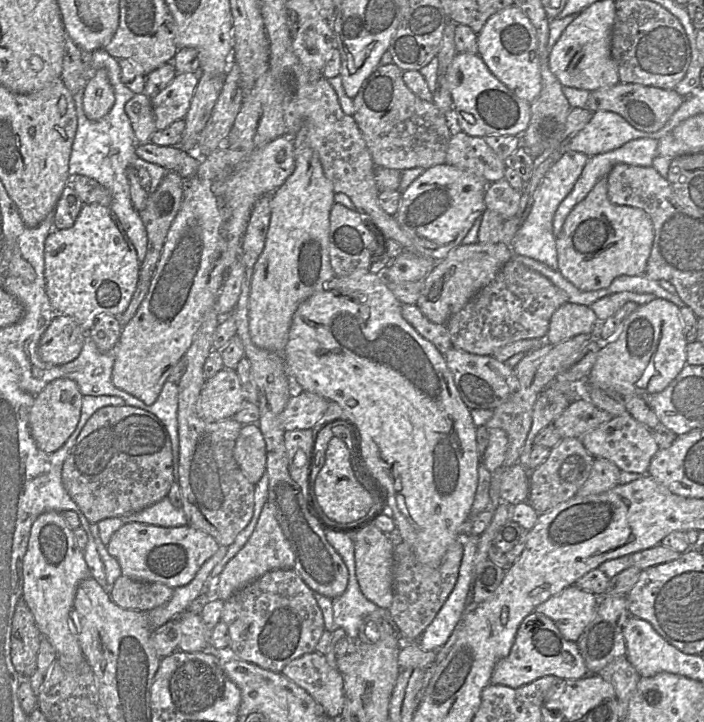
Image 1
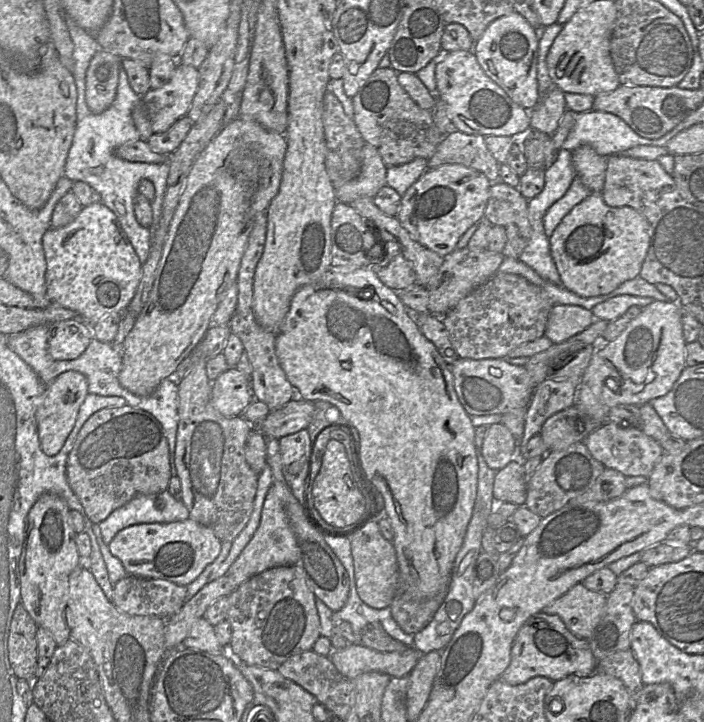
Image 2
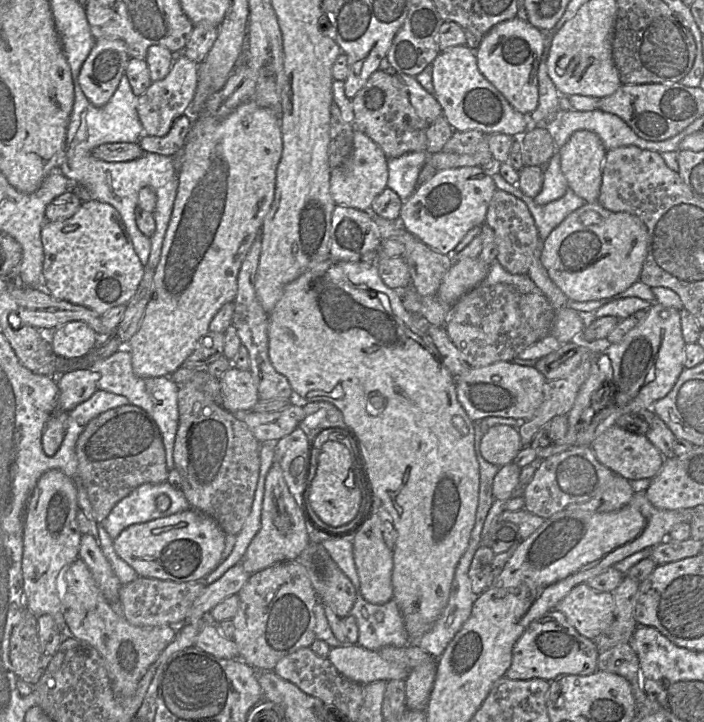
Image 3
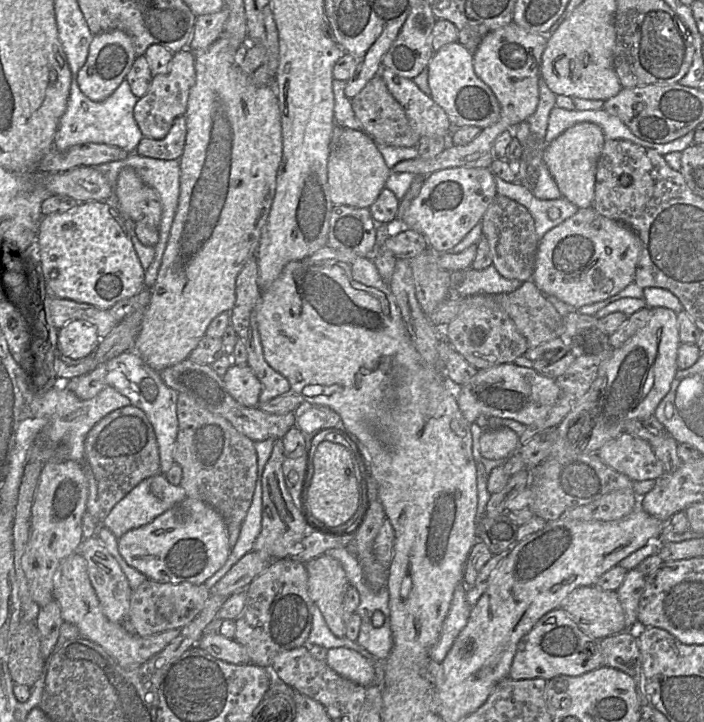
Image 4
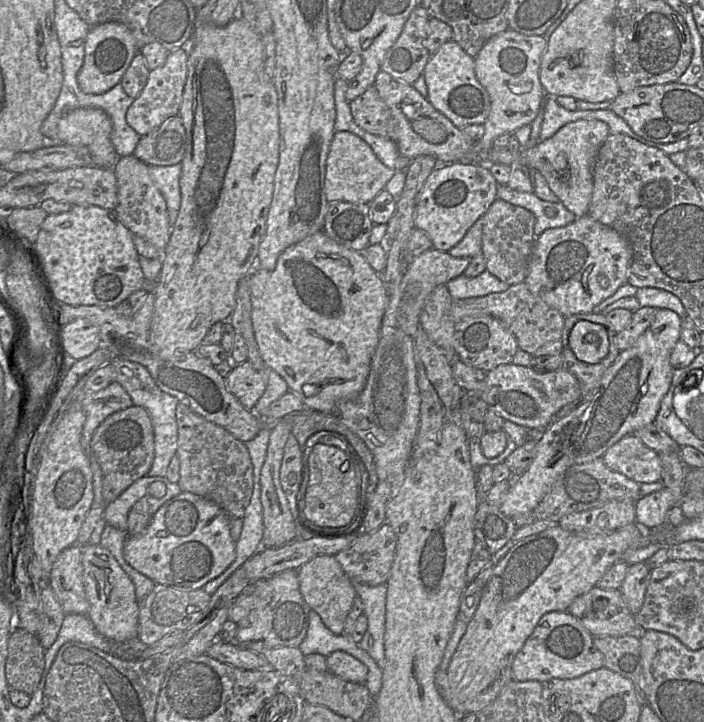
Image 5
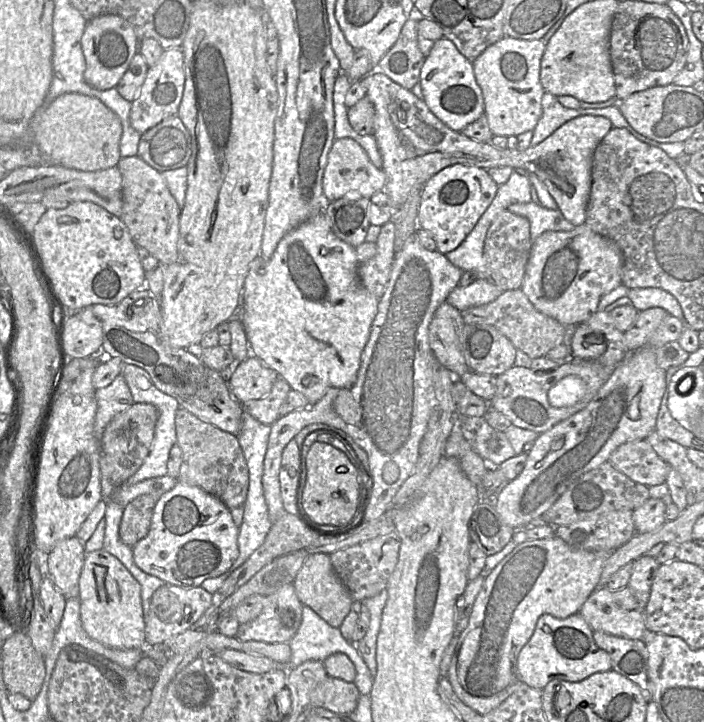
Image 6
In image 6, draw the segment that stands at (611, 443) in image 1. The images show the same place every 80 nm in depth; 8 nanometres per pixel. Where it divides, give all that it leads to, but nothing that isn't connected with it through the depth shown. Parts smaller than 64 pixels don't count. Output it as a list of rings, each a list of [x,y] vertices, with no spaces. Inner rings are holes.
[[[645,439],[621,444],[611,453],[608,462],[631,480],[647,487],[665,483],[671,469]]]

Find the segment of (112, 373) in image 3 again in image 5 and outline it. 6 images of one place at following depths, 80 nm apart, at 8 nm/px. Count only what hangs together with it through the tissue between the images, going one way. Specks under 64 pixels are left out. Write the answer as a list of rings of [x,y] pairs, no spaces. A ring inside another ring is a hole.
[[[111,358],[111,364],[113,365],[113,381],[118,382],[125,389],[133,405],[144,407],[151,418],[154,432],[154,459],[147,475],[164,477],[177,450],[176,406],[179,401],[174,396],[163,392],[155,384],[149,371],[143,365],[119,358]]]

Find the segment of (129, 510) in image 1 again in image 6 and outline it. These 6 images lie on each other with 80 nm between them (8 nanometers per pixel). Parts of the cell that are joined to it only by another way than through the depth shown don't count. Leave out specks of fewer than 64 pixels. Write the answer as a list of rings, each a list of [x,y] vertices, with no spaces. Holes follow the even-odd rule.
[[[134,402],[114,416],[106,426],[99,447],[112,467],[111,482],[115,487],[123,485],[143,464],[151,448],[158,416],[158,409],[154,405]]]

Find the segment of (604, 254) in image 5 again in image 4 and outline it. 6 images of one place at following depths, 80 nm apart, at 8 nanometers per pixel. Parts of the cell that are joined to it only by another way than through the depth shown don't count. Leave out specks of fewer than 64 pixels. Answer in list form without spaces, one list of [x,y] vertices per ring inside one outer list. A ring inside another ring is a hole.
[[[593,207],[579,209],[576,214],[565,220],[560,225],[549,230],[538,242],[535,268],[532,276],[532,281],[536,287],[544,295],[552,295],[561,300],[562,302],[568,304],[574,309],[579,309],[582,306],[591,305],[599,301],[603,301],[613,295],[616,295],[627,287],[630,283],[634,282],[636,266],[641,253],[641,241],[638,235],[629,227],[615,220],[608,219],[601,214],[599,214]]]

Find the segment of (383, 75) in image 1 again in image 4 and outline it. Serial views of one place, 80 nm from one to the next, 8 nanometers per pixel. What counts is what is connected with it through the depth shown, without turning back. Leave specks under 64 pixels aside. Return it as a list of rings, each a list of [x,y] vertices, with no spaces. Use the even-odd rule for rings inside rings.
[[[378,73],[351,99],[355,116],[366,132],[378,144],[395,147],[417,147],[421,136],[413,130],[402,105],[389,92]]]

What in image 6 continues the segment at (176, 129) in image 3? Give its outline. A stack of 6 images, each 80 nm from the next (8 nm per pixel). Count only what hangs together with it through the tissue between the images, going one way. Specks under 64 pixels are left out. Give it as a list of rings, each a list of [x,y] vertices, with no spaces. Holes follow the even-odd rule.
[[[178,115],[162,120],[141,134],[137,155],[159,172],[186,167],[192,153],[191,137]]]

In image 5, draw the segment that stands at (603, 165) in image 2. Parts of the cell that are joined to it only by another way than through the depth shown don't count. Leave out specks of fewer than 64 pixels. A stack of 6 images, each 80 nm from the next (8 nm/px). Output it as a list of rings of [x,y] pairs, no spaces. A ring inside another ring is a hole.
[[[581,119],[563,126],[551,138],[517,153],[508,148],[493,147],[488,154],[489,164],[532,168],[542,174],[551,191],[577,218],[588,215],[593,192],[594,161],[600,146],[610,134],[608,125],[600,120]]]

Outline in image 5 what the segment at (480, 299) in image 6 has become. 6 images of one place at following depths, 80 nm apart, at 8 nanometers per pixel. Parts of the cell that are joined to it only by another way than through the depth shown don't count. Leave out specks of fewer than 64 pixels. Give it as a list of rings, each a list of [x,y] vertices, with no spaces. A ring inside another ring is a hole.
[[[488,270],[483,271],[474,278],[468,278],[462,274],[449,281],[446,285],[453,300],[482,297],[492,293],[501,293],[510,287],[510,285],[499,280]]]

